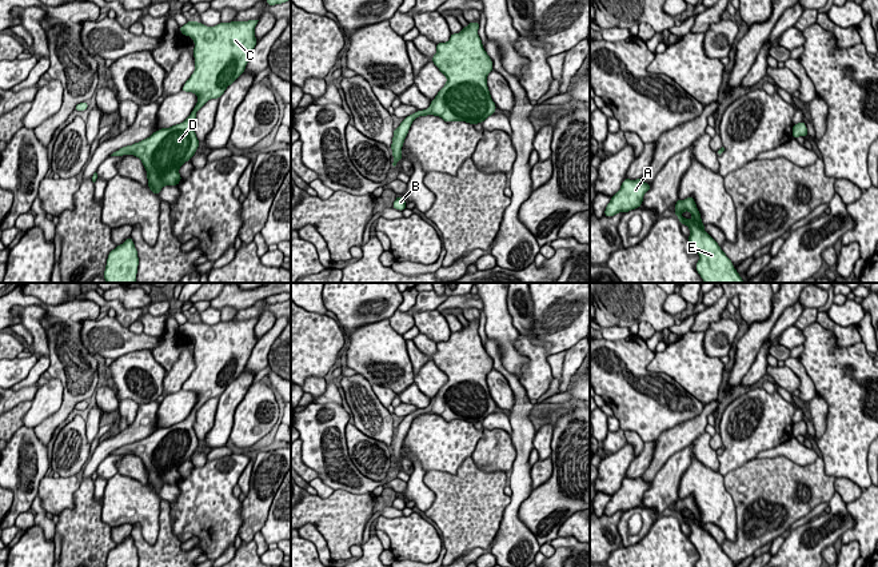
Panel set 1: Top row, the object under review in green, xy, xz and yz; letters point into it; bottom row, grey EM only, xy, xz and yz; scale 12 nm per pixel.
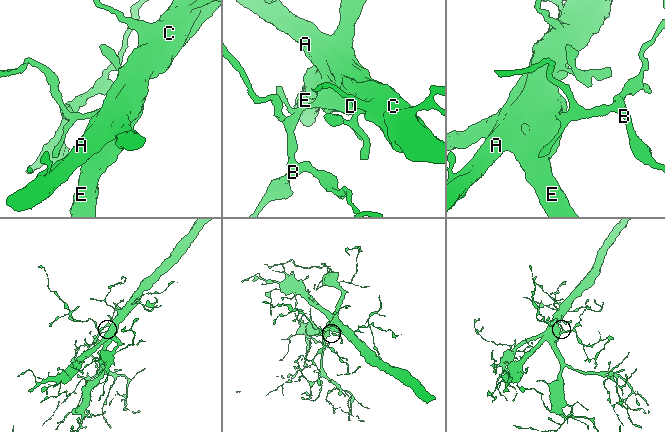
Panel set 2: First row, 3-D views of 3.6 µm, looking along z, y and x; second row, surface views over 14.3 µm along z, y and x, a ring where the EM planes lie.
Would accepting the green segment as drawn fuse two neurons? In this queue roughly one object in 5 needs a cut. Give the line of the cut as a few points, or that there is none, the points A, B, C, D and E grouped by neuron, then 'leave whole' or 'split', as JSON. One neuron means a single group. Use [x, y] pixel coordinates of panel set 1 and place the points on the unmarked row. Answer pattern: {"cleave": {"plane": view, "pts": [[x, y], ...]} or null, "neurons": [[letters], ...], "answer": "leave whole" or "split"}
{"cleave": null, "neurons": [["A", "B", "C", "D", "E"]], "answer": "leave whole"}

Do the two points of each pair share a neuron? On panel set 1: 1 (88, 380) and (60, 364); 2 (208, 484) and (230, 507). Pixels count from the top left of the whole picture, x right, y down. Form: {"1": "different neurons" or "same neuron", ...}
{"1": "same neuron", "2": "same neuron"}

